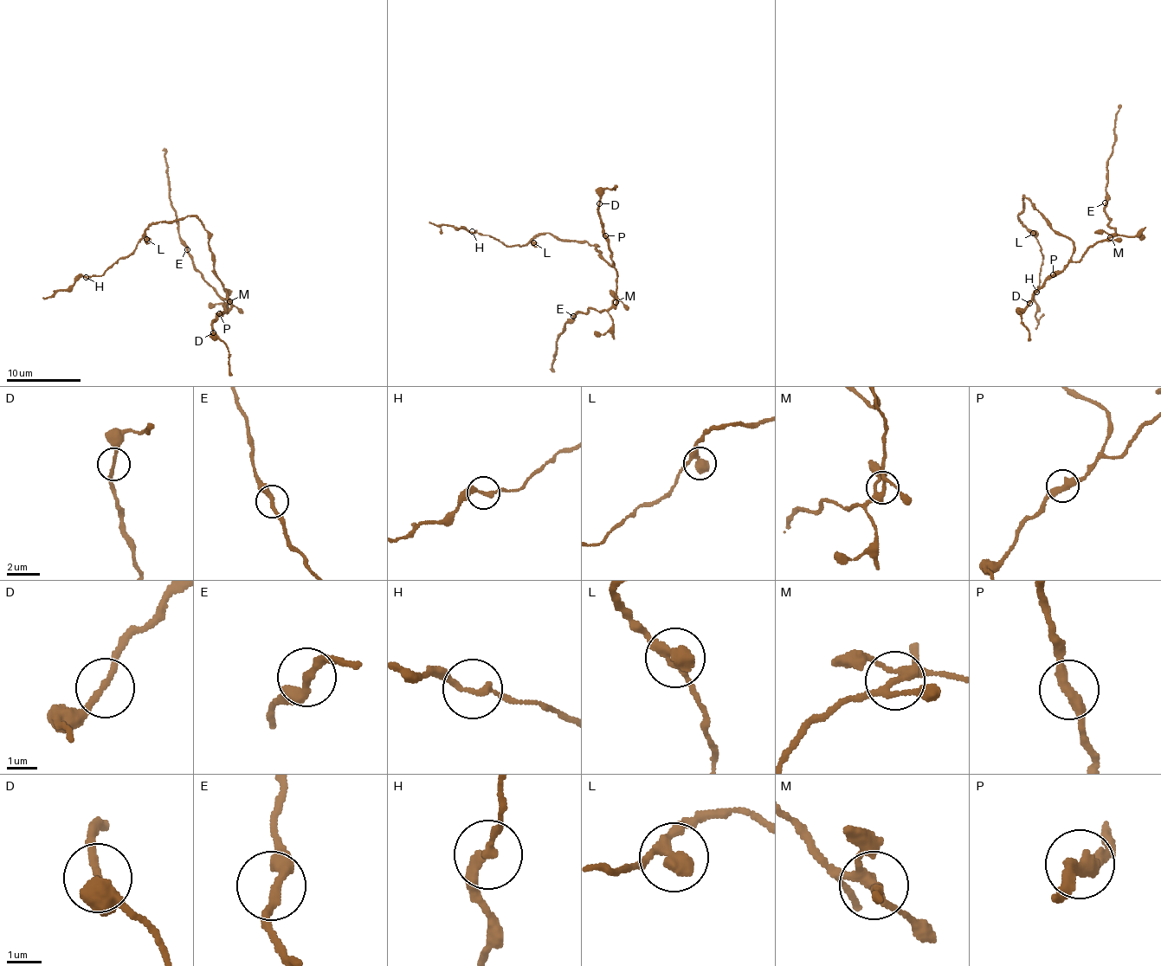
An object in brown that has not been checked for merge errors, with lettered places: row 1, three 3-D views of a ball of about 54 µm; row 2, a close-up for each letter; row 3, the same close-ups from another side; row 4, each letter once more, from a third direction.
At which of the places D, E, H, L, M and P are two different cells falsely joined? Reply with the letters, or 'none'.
D

